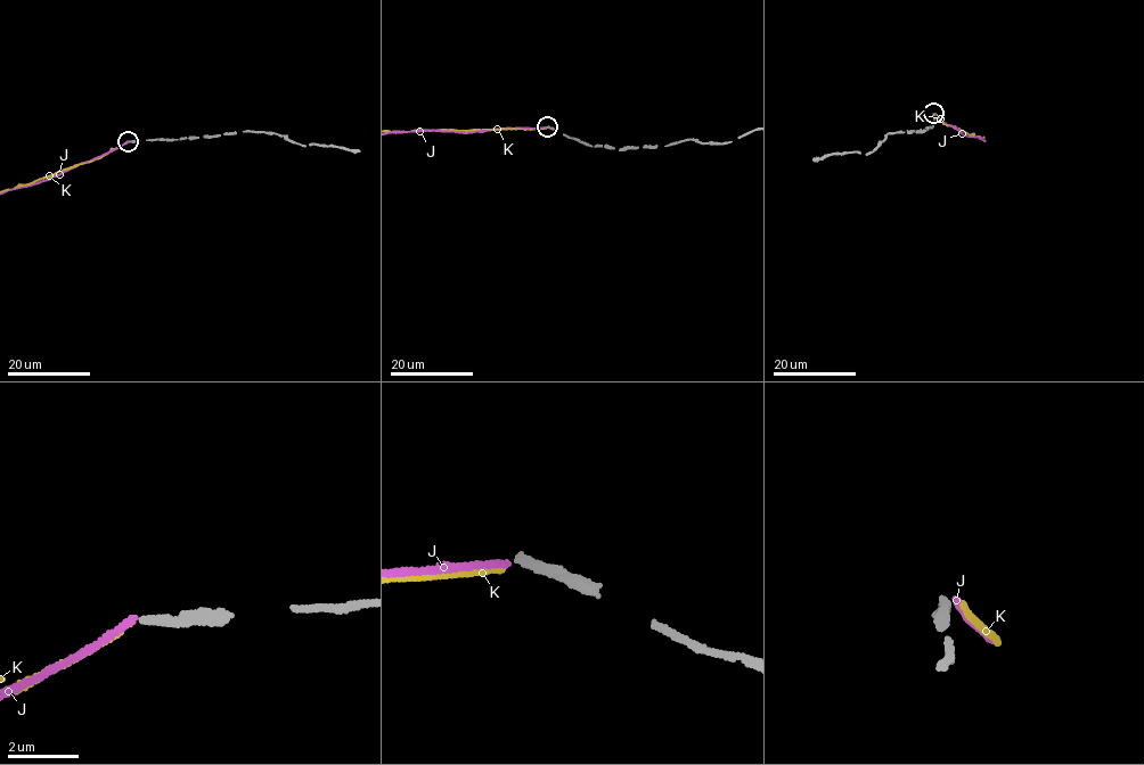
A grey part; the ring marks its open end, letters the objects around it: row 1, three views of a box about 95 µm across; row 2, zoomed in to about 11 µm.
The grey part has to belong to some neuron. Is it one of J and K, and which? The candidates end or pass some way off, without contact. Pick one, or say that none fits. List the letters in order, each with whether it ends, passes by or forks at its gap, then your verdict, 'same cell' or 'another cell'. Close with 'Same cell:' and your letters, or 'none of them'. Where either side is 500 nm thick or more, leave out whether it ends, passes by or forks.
J: it ends; another cell
K: it ends; another cell
Same cell: none of them

